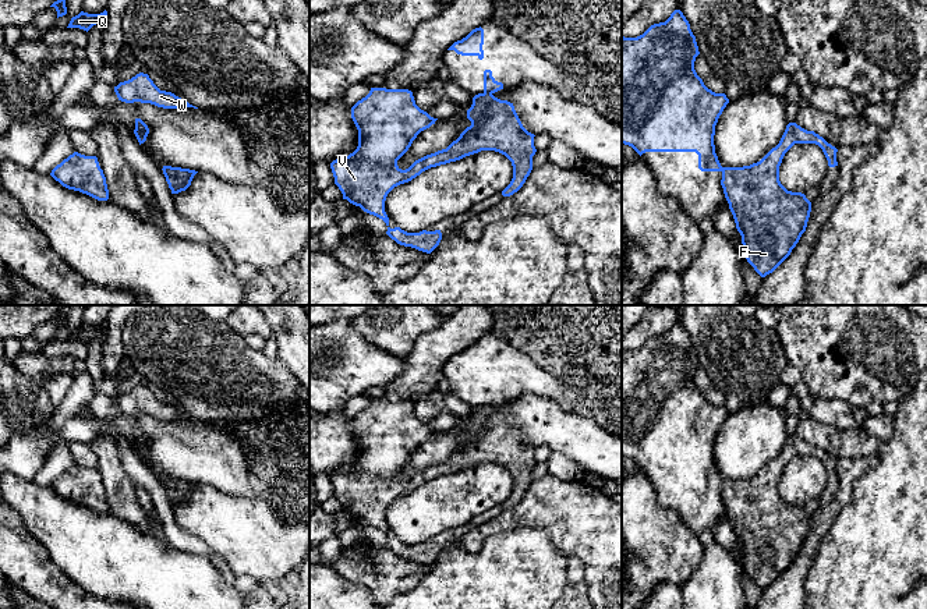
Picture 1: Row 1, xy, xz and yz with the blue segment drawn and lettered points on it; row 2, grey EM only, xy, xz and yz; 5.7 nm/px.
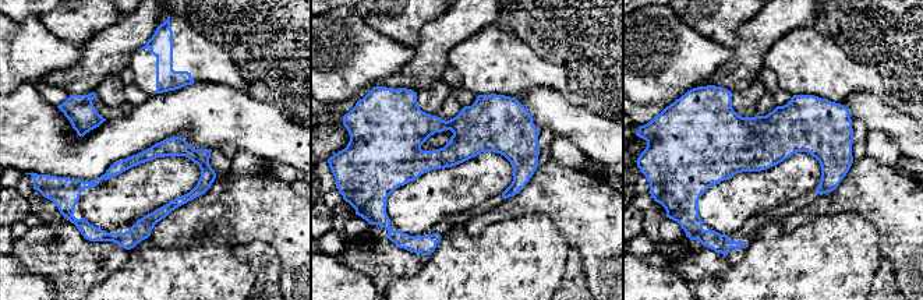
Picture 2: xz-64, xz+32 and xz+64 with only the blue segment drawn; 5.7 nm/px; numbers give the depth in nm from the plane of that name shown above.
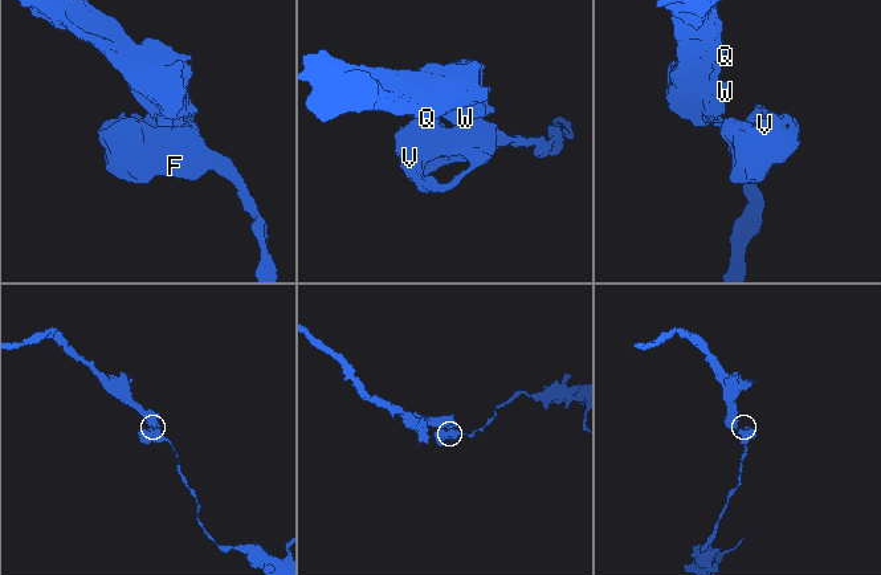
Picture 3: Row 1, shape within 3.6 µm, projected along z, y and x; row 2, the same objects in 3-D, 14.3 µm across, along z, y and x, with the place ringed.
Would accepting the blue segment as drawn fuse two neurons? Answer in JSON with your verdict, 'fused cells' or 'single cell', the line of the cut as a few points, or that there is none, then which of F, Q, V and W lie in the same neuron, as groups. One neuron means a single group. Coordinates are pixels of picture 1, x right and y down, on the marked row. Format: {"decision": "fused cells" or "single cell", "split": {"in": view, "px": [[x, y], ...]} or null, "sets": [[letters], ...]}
{"decision": "fused cells", "split": {"in": "xz", "px": [[484, 92], [491, 94]]}, "sets": [["F", "V"], ["Q", "W"]]}

